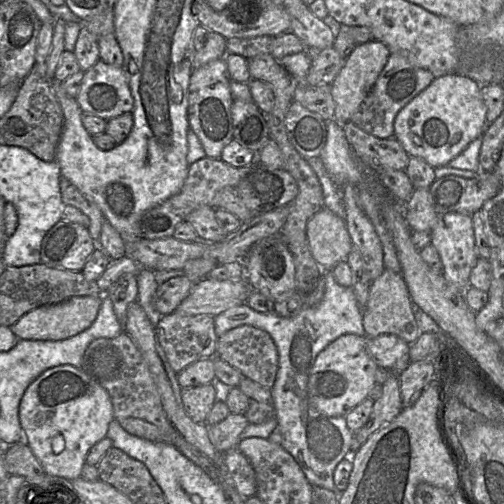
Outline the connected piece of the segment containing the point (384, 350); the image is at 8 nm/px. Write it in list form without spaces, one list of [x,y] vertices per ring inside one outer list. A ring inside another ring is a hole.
[[[394,334],[366,338],[366,350],[378,367],[400,374],[411,363],[409,343]]]

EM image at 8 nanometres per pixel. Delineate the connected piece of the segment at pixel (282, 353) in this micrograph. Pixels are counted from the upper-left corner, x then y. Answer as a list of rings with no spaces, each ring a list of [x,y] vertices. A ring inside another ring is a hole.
[[[331,270],[324,272],[323,279],[325,281],[325,292],[321,302],[313,307],[303,306],[302,310],[293,317],[284,318],[277,315],[275,311],[260,313],[253,310],[245,302],[214,317],[214,327],[217,337],[221,337],[226,332],[243,325],[257,327],[266,331],[271,336],[277,347],[279,357],[278,371],[271,395],[274,402],[275,417],[278,422],[277,426],[283,436],[281,445],[293,456],[312,486],[338,492],[339,501],[339,494],[341,492],[335,488],[333,475],[337,464],[345,458],[347,454],[352,454],[353,431],[348,428],[345,416],[325,416],[314,409],[309,404],[307,385],[310,370],[315,359],[324,348],[342,335],[355,334],[365,336],[366,334],[363,326],[363,309],[358,305],[353,288],[351,286],[345,287],[338,284]]]

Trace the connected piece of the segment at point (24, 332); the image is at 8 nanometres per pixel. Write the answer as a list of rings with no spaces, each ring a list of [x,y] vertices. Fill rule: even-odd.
[[[100,296],[71,297],[61,303],[44,305],[29,311],[10,328],[19,339],[23,340],[66,339],[91,326],[98,315],[101,303]]]

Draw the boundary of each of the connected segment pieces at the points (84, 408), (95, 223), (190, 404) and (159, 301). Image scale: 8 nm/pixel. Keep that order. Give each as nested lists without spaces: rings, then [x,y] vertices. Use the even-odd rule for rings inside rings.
[[[70,364],[55,366],[41,373],[27,387],[19,406],[19,420],[25,432],[23,440],[41,463],[44,472],[70,481],[80,477],[89,450],[107,436],[113,419],[113,404],[107,390],[84,370]]]
[[[62,175],[60,178],[60,192],[62,201],[66,206],[79,209],[89,218],[88,231],[90,237],[98,245],[102,224],[105,221],[100,208]]]
[[[213,384],[181,388],[181,399],[188,417],[197,424],[205,424],[216,401]]]
[[[186,276],[172,278],[160,284],[156,290],[154,307],[161,314],[170,315],[189,295],[195,282]]]

